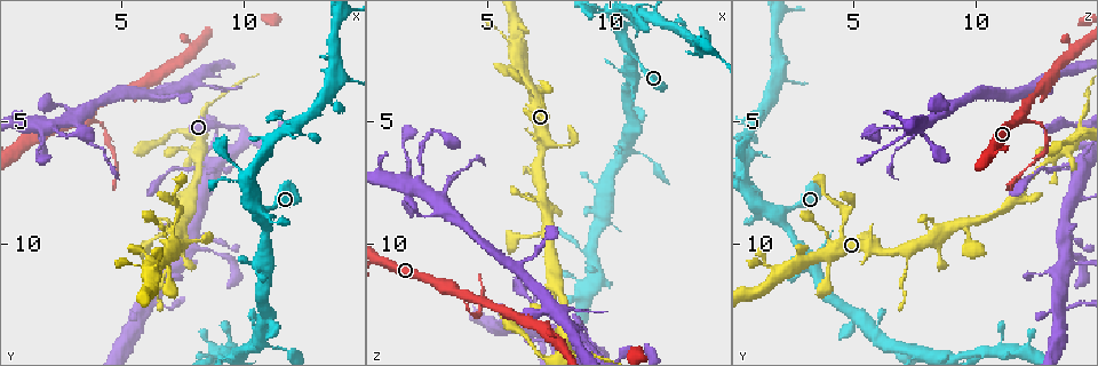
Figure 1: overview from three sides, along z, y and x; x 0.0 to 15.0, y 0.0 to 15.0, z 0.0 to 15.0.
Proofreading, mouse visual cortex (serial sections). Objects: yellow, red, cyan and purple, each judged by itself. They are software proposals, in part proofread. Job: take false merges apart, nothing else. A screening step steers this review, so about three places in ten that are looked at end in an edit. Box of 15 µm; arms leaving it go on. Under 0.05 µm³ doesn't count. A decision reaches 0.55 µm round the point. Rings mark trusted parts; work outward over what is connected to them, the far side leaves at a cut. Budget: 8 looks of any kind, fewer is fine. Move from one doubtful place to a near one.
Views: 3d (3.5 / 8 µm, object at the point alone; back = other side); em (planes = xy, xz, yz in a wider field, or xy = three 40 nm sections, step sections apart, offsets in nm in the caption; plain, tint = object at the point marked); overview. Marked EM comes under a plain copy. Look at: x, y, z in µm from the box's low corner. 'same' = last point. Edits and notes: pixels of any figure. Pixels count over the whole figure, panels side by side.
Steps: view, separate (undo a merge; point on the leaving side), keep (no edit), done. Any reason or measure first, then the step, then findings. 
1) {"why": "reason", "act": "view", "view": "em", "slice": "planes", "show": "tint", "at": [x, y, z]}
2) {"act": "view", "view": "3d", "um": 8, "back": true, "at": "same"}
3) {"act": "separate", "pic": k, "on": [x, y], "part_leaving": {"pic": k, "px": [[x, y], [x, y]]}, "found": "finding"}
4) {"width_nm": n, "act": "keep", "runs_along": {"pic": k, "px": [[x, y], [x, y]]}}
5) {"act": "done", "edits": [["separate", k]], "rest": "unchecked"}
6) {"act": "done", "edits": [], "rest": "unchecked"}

{"act": "view", "view": "3d", "um": 3.5, "at": [10.8, 8.8, 2.1]}

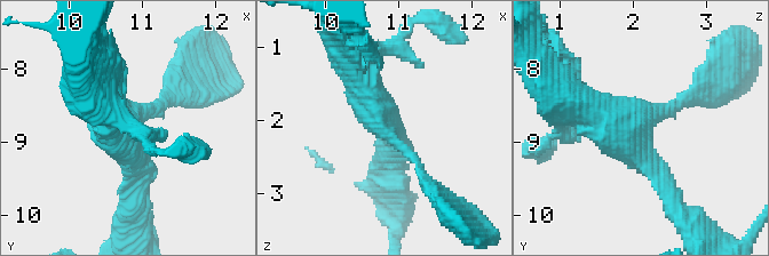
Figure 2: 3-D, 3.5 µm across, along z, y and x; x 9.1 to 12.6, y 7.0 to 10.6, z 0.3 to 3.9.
{"act": "view", "view": "em", "slice": "xy", "step": 1, "show": "tint", "at": [10.80, 8.80, 2.10]}

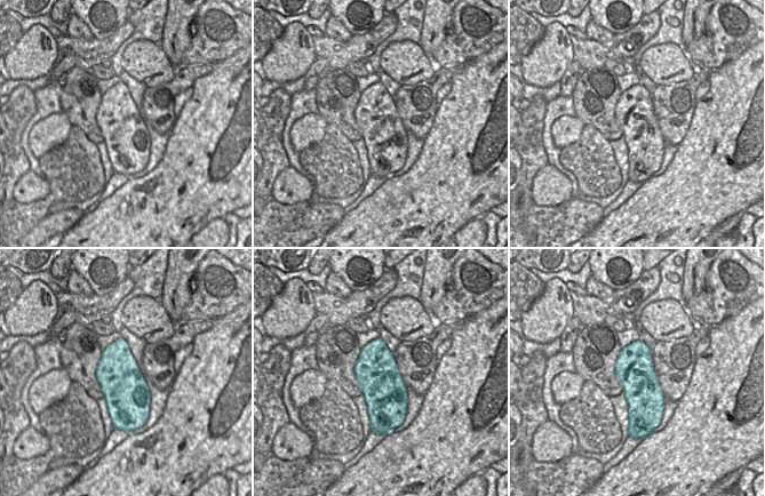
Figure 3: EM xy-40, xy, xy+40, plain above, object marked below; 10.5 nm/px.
{"arm_widths_nm": [150, 250, 500], "act": "keep", "found": "continuous, no second cell"}

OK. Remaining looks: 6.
{"why": "sharp bend", "act": "view", "view": "3d", "um": 3.5, "at": [7.3, 8.8, 4.7]}

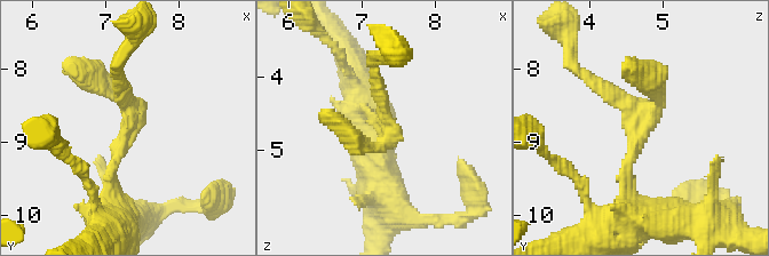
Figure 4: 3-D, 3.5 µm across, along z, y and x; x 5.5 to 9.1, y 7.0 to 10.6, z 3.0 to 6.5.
{"why": "shape alone is not enough", "act": "view", "view": "em", "slice": "xy", "step": 1, "show": "tint", "at": [7.30, 8.80, 4.60]}

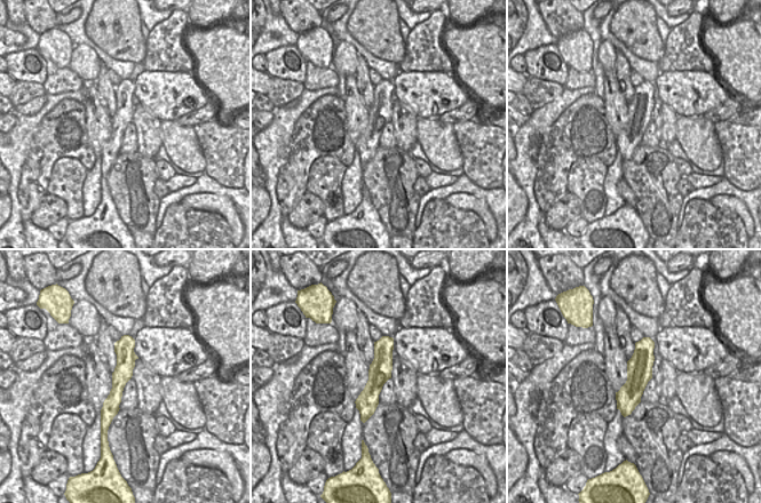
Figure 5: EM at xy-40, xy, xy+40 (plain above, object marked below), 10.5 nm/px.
{"width_nm": 240, "act": "keep", "runs_along": {"pic": 4, "px": [[628, 198], [632, 104], [591, 82]]}, "found": "one cell here"}

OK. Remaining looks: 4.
{"why": "thick turns thin", "act": "view", "view": "3d", "um": 8, "at": [4.0, 4.9, 12.3]}

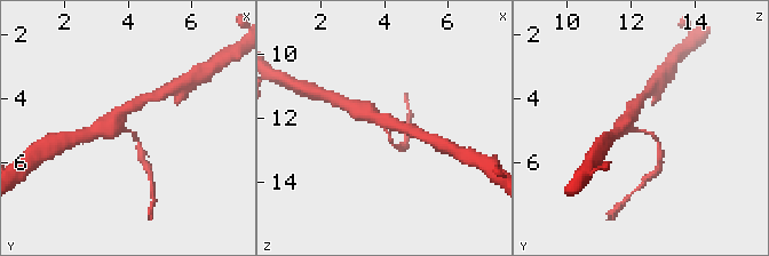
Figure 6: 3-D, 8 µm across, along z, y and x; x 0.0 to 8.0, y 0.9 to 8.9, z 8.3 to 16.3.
{"arm_widths_nm": [100, 400], "why": "need the tissue", "act": "view", "view": "em", "slice": "planes", "show": "tint", "at": [4.1, 4.9, 12.3]}

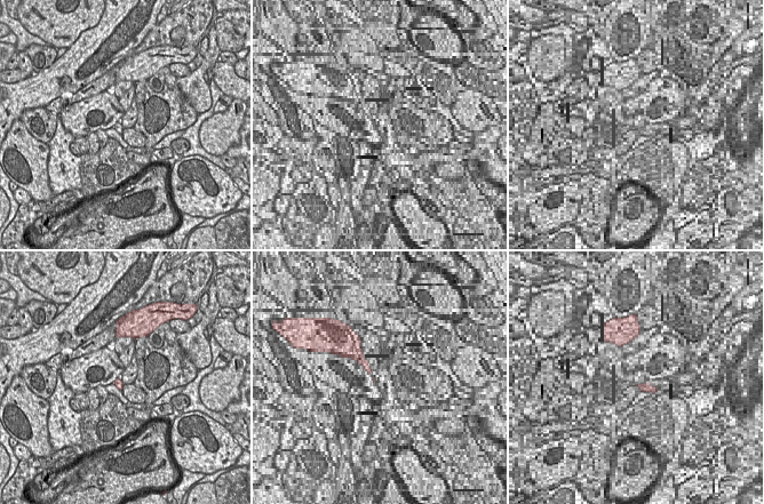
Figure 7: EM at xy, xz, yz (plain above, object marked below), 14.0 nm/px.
{"act": "separate", "pic": 6, "on": [141, 153], "part_leaving": {"pic": 6, "px": [[126, 129], [134, 133], [143, 162]]}, "found": "two cells meet here"}

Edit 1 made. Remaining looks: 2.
{"act": "done", "edits": [["separate", 6]], "rest": "unchecked"}

